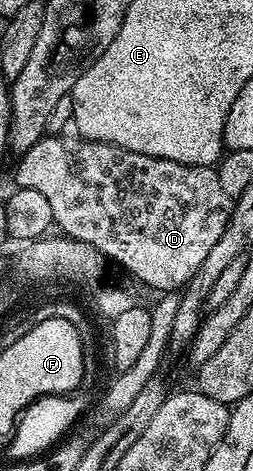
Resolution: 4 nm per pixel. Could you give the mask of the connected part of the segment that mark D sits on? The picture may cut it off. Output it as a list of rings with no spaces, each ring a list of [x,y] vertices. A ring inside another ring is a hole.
[[[46,136],[37,141],[25,154],[20,155],[17,161],[17,182],[16,185],[23,189],[38,191],[44,195],[48,203],[51,204],[51,216],[53,226],[66,238],[74,238],[91,248],[95,248],[106,259],[118,262],[129,274],[134,274],[145,286],[150,286],[156,292],[177,292],[185,287],[199,272],[199,264],[207,260],[207,255],[211,252],[211,247],[223,236],[223,228],[227,228],[227,220],[233,211],[234,199],[223,192],[223,187],[219,184],[219,176],[213,166],[184,166],[171,160],[163,160],[155,156],[143,156],[139,152],[124,150],[118,146],[112,146],[106,142],[91,142],[82,140],[80,137],[73,138],[52,138]]]

